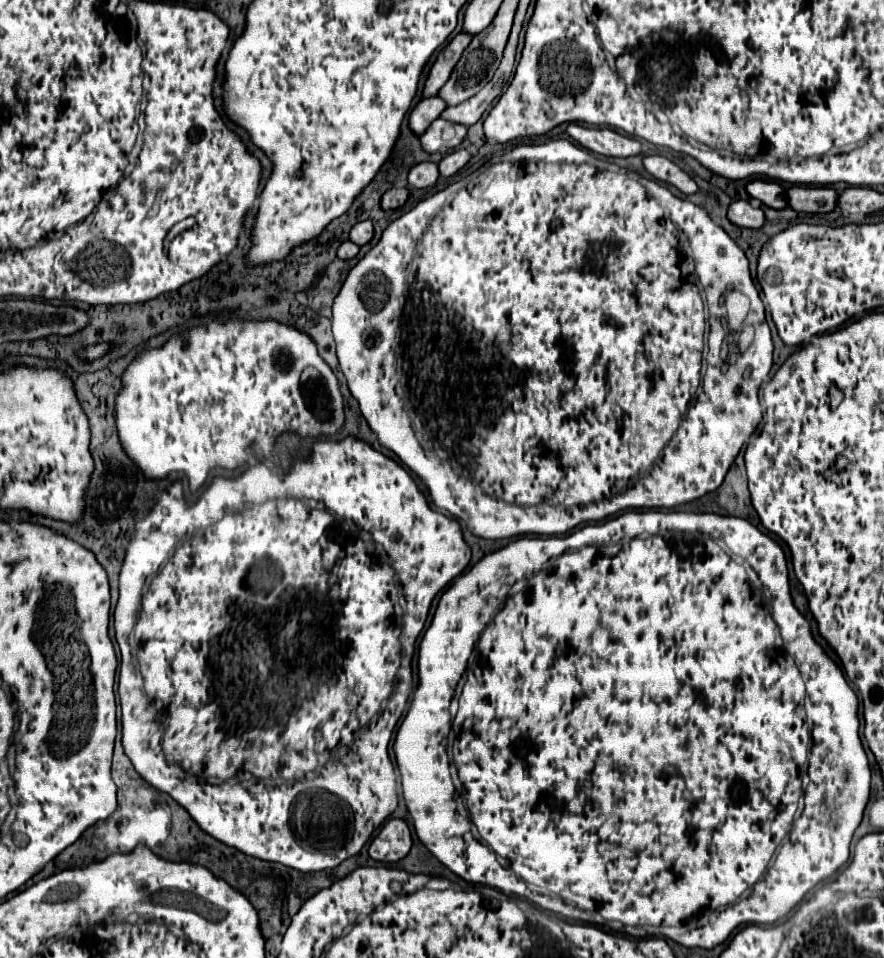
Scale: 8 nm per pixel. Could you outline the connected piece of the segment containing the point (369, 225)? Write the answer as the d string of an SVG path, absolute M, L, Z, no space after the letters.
M371 220L357 222L357 224L351 228L351 232L349 232L349 240L355 242L357 246L367 244L371 238L373 238L373 222L371 222Z

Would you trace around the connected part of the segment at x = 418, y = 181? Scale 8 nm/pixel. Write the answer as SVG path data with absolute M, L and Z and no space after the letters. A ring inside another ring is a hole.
M421 162L417 166L413 166L409 170L409 184L413 188L427 188L431 184L435 184L439 178L439 172L437 172L437 164L433 162Z

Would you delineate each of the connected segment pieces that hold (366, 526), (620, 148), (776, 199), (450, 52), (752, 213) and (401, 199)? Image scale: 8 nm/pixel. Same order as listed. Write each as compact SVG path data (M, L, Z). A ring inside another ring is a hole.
M345 438L345 440L341 440L341 442L325 442L325 440L315 442L315 444L313 444L313 454L311 454L311 458L305 460L305 462L295 462L293 470L286 475L281 475L269 470L266 464L255 464L253 468L247 468L242 471L241 474L237 475L238 476L234 477L215 476L212 479L211 486L207 488L207 492L202 494L198 500L194 502L185 502L181 484L173 484L169 490L165 490L165 492L159 496L159 500L157 500L155 508L151 510L151 514L147 516L147 520L141 520L141 522L139 522L139 528L135 528L135 536L131 538L131 546L127 546L127 560L122 562L118 580L119 598L117 608L115 608L115 622L113 622L113 624L115 624L115 632L117 632L119 650L121 650L119 700L121 700L121 712L123 712L123 748L125 748L125 754L131 758L135 770L137 770L151 786L159 788L161 792L167 792L175 802L179 802L179 804L191 814L191 818L193 818L207 834L211 834L213 838L217 838L217 840L221 840L221 842L225 842L225 844L229 844L229 846L235 846L235 848L239 848L241 852L245 852L245 854L249 854L249 856L255 856L255 858L261 858L261 860L267 860L267 862L279 862L279 864L289 866L289 868L295 868L295 870L299 870L299 872L329 870L329 868L339 866L345 858L357 854L357 852L363 848L363 844L369 840L369 836L373 834L373 830L397 808L395 768L393 768L393 764L391 764L391 760L389 760L387 746L389 746L389 740L391 740L391 732L393 732L397 720L399 720L401 714L403 714L403 708L405 708L405 702L407 702L407 694L409 694L409 688L411 688L413 644L415 644L417 636L421 634L421 630L423 630L423 626L425 626L431 600L433 600L435 594L437 594L439 590L443 590L457 574L461 574L461 572L465 570L465 566L469 564L469 558L471 558L471 550L469 550L469 546L467 546L465 540L463 540L463 534L461 534L459 524L457 524L453 518L449 518L449 516L445 516L445 514L435 512L435 510L429 508L425 496L419 492L417 484L413 482L413 478L409 476L409 472L407 472L401 464L397 464L395 460L383 456L381 452L375 452L371 446L367 446L367 444L359 442L359 440L355 440L355 438ZM325 510L327 510L329 514L333 514L333 516L339 516L339 518L333 518L333 520L325 522ZM367 540L371 540L373 544L381 544L383 550L385 550L385 554L379 554L379 552L375 550L375 546L373 546L373 548L367 546ZM150 579L153 579L153 582L151 582L149 590L141 596L141 592L143 592L147 580ZM133 628L135 628L135 638L139 640L137 660L135 660L135 656L133 656L133 652L131 652L131 646L129 646L129 640L127 640L129 634L133 632ZM243 774L249 774L249 784L237 782ZM307 788L319 788L319 794L299 794L299 792L303 792L303 790L307 790Z
M569 124L567 134L583 148L603 156L635 156L641 152L641 144L635 138L623 136L611 128L587 128Z
M751 180L747 182L747 194L769 208L785 208L787 198L781 184L771 180Z
M457 34L435 58L429 74L427 74L427 80L425 80L425 86L423 86L423 98L431 98L439 92L439 88L447 82L453 66L457 64L457 60L461 58L461 52L467 48L467 44L471 42L471 36L467 34Z
M735 200L727 208L727 218L741 228L761 228L765 222L763 210L751 206L747 200Z
M391 188L383 194L381 198L381 208L383 210L393 210L393 208L399 208L401 204L405 204L409 192L405 188Z

